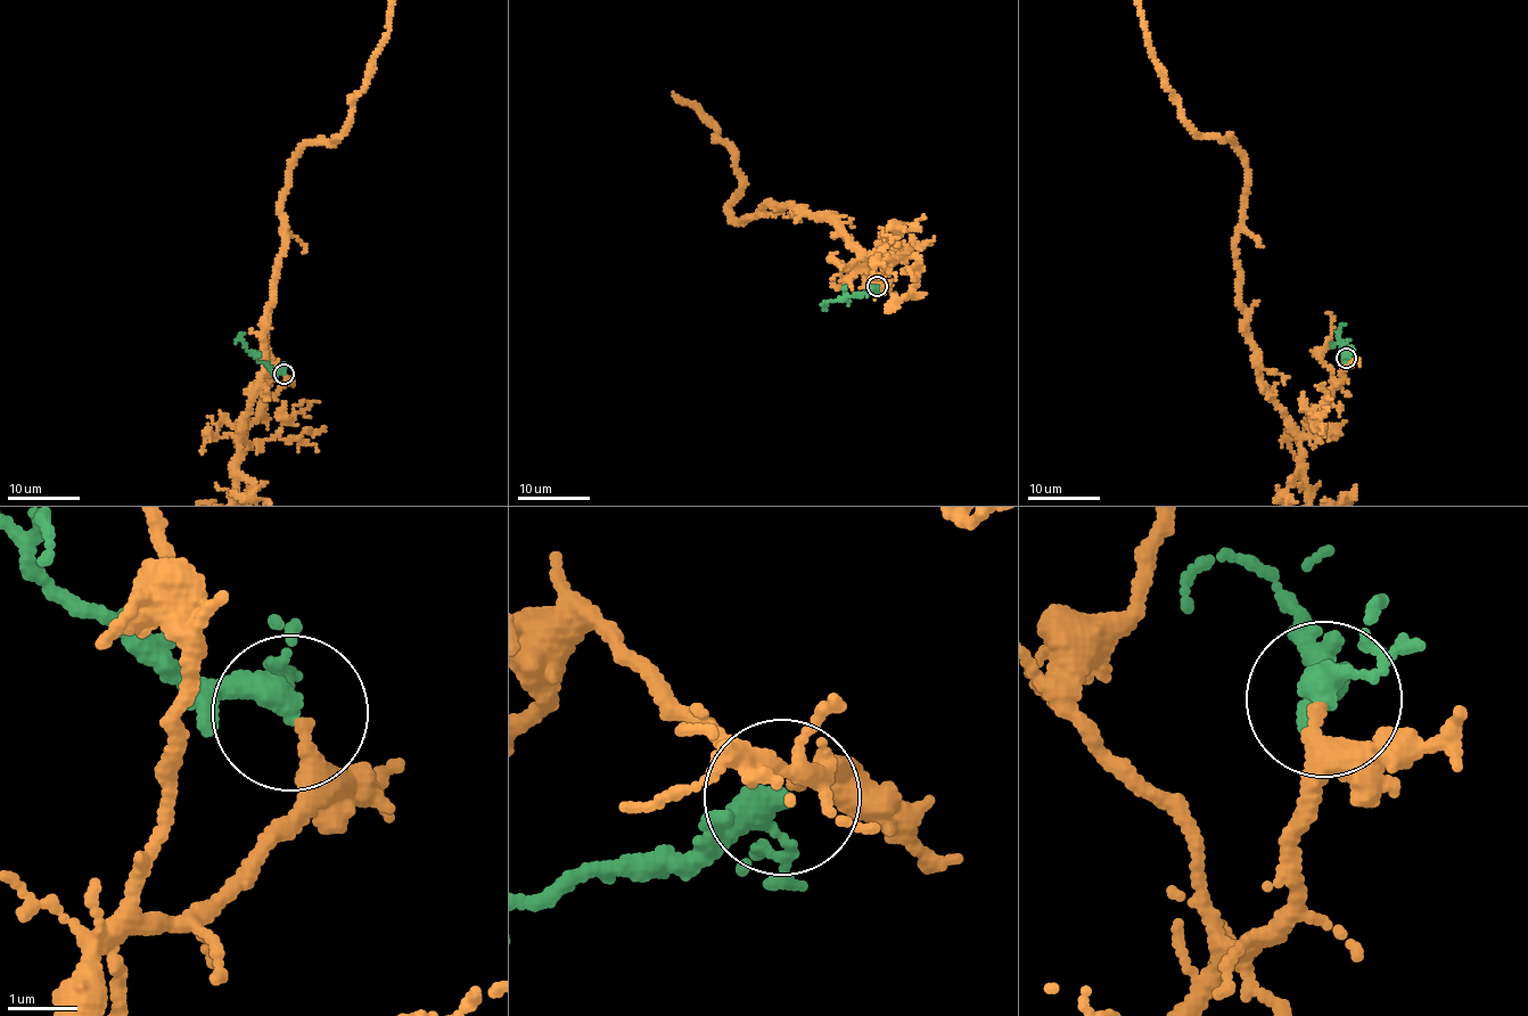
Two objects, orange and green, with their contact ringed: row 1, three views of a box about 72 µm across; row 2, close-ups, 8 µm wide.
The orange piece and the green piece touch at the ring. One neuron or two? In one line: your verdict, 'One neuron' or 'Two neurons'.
One neuron

